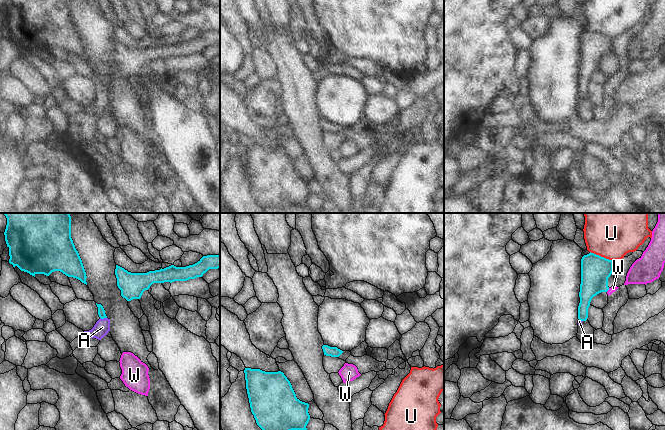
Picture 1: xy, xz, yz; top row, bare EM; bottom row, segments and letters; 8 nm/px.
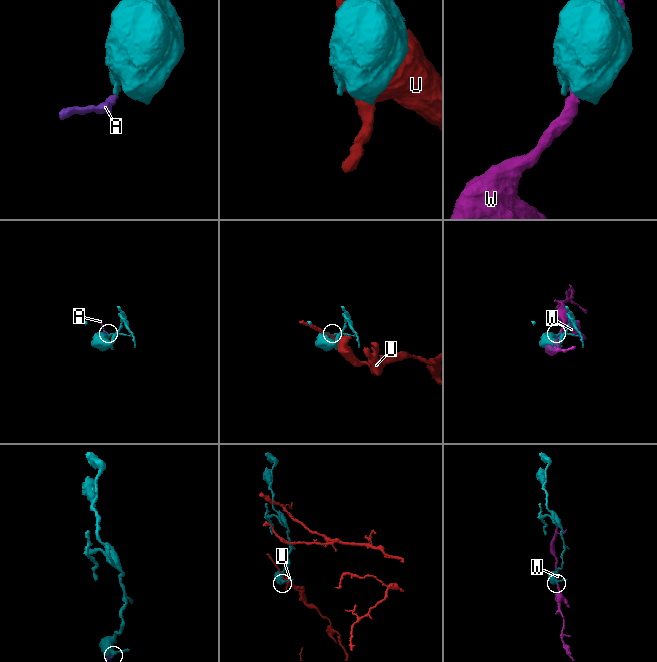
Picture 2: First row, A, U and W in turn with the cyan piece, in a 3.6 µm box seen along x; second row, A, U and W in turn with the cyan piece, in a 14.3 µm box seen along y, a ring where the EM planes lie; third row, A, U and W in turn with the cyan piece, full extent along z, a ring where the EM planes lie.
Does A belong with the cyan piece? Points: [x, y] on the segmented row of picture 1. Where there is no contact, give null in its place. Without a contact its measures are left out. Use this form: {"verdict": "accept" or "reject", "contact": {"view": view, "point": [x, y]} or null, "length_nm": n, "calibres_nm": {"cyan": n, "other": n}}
{"verdict": "accept", "contact": {"view": "xy", "point": [103, 318]}, "length_nm": 60, "calibres_nm": {"cyan": 60, "other": 120}}

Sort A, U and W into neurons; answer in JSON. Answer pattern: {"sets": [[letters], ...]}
{"sets": [["A"], ["U"], ["W"]]}

